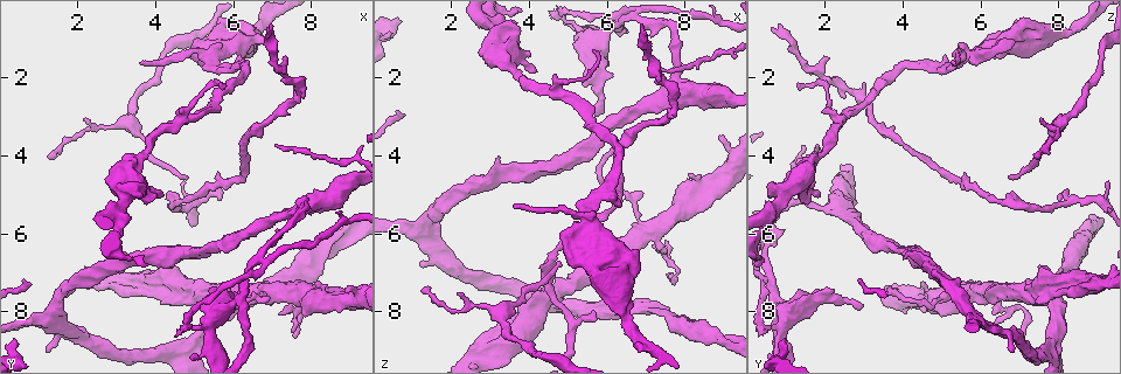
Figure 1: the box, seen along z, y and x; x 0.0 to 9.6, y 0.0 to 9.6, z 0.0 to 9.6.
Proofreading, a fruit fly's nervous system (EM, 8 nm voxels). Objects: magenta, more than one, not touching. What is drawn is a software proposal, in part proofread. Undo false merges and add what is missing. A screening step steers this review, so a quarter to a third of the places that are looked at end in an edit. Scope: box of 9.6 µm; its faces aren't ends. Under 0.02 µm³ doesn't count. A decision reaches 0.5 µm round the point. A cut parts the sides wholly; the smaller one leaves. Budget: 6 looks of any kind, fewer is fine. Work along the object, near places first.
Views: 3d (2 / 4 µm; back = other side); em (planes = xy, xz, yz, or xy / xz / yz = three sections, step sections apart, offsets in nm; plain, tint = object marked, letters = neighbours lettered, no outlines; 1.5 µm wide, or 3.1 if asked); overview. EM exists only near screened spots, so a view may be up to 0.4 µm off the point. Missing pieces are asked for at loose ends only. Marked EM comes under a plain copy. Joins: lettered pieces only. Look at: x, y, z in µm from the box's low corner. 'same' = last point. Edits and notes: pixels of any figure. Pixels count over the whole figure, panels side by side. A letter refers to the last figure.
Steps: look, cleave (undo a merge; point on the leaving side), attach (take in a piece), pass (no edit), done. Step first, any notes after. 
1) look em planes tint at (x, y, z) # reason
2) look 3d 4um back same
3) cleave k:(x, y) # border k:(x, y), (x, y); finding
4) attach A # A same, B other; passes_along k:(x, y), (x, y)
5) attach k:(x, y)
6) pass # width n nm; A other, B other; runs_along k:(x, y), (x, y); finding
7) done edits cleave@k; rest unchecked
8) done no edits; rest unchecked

look em planes letters at (4.70, 3.10, 2.40) # a fork

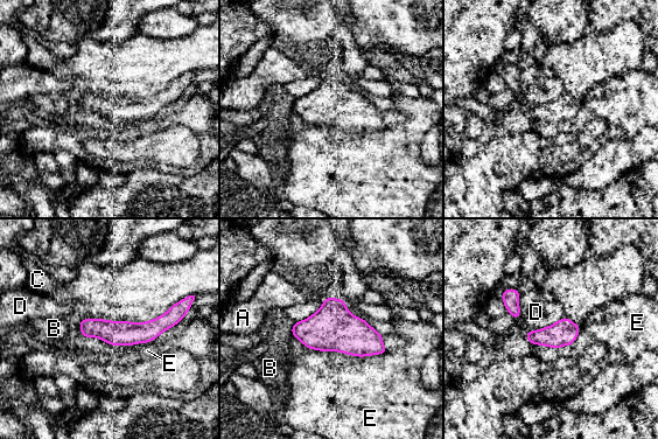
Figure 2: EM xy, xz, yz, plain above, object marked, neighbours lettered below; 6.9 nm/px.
pass # A other, B other, C other, D other, E other; continuous, no second neuron

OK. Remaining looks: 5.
look em xy step 8 letters at (5.55, 1.50, 5.55)

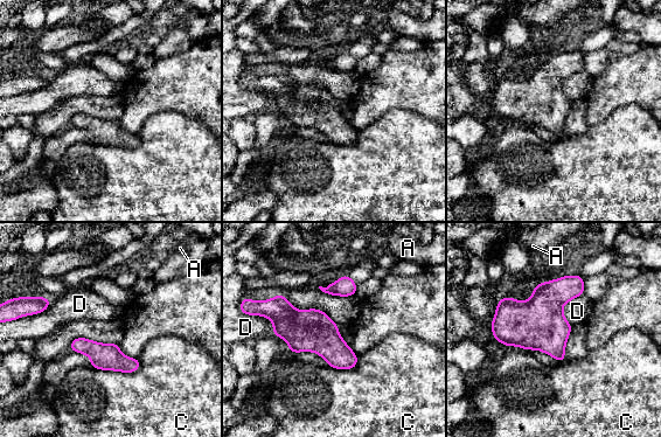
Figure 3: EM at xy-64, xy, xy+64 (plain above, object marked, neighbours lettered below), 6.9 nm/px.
pass # A other, C other, D other; border 3:(282, 295), (338, 325); one neuron here

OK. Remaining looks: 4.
look em planes letters at (6.90, 0.70, 0.70) # thin end

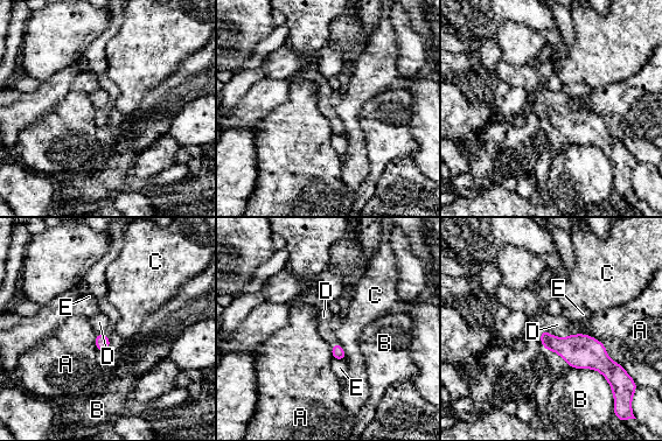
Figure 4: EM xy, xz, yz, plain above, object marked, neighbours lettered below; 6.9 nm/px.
attach D # width 80 nm; A other, B other, C other, D same, E other; it goes on there

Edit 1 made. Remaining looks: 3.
done edits attach@4; rest unchecked

